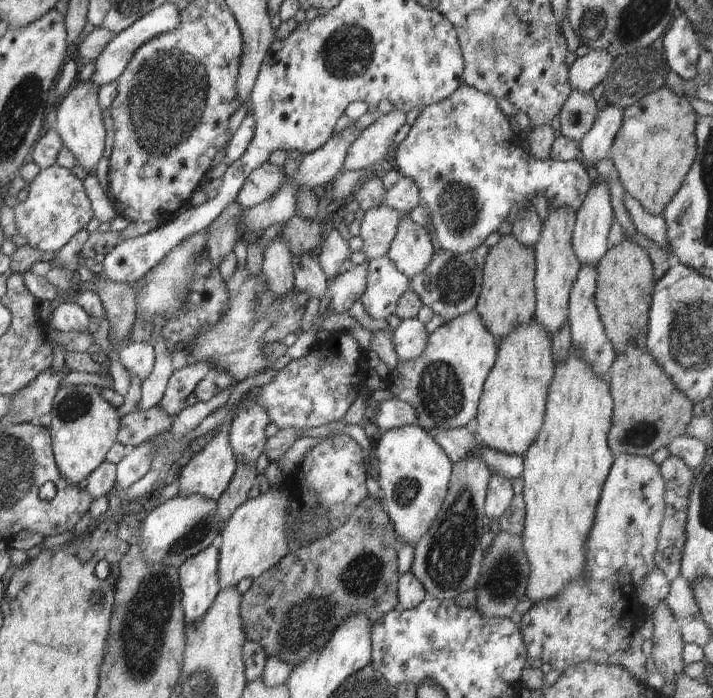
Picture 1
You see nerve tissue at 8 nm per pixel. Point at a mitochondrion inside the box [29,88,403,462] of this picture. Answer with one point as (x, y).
(70, 408)

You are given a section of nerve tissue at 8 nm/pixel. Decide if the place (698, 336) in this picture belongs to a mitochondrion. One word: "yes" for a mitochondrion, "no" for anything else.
yes

